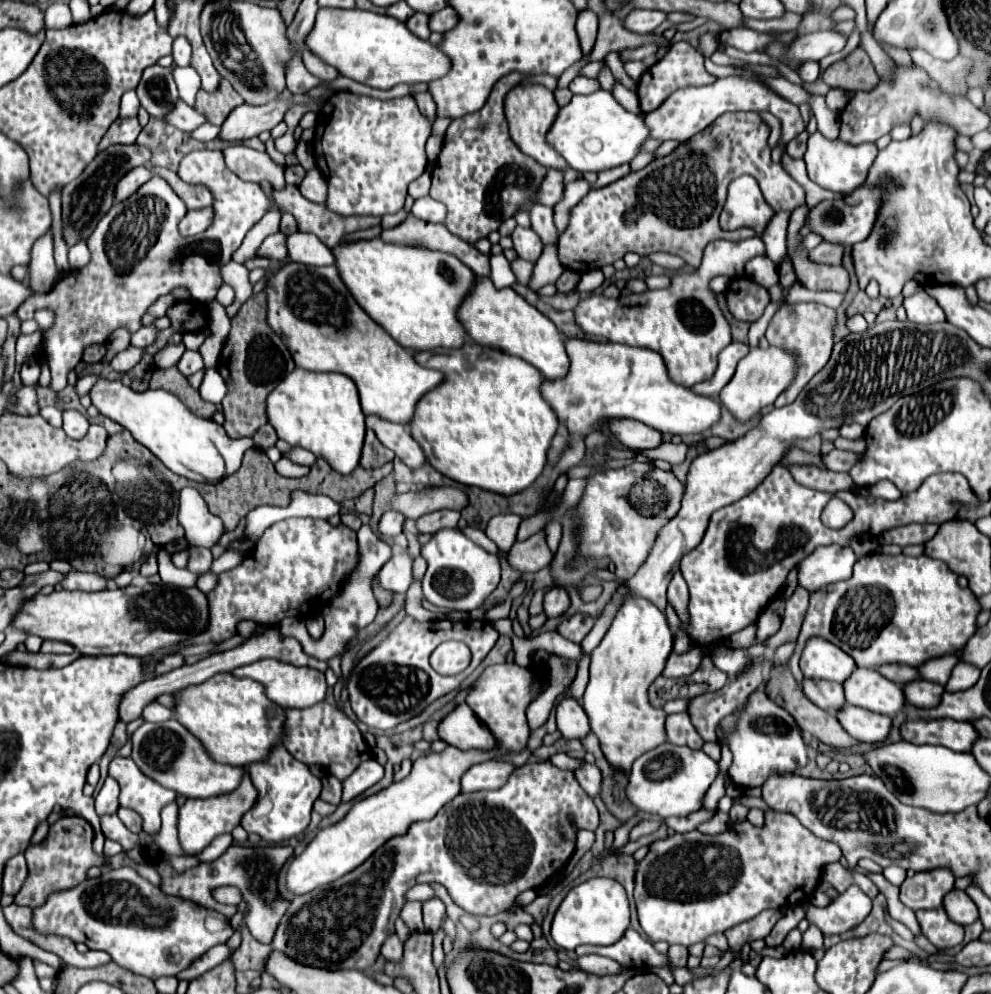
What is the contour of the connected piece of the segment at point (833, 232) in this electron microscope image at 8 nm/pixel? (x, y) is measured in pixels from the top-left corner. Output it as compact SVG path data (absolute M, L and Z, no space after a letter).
M860 187L860 189L852 191L850 195L846 195L844 199L832 199L832 201L826 199L826 201L820 201L818 205L810 207L808 215L806 215L806 227L812 233L820 235L822 241L852 247L854 243L860 243L860 241L864 241L864 237L868 237L878 209L880 209L880 189Z

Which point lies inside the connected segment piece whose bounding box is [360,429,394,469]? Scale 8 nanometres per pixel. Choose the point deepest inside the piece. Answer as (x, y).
(374, 455)

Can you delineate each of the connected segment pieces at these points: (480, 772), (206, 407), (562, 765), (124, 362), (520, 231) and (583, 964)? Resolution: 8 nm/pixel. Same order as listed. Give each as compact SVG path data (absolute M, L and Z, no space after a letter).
M486 761L470 767L462 777L462 791L486 791L486 789L500 789L508 777L516 771L514 763L506 761Z
M176 367L156 369L150 379L150 387L174 393L194 414L200 417L212 418L217 411L214 404L204 401L200 393L188 385L188 379L184 379Z
M556 753L550 757L550 763L556 765L558 769L576 769L576 765L580 765L580 759L572 759L572 757L564 757L564 753Z
M128 347L128 349L124 349L124 351L120 351L112 361L110 361L110 367L114 369L114 371L118 371L118 373L126 373L126 371L130 371L140 359L142 359L142 349L136 349L136 347Z
M516 227L512 233L512 241L514 241L514 249L516 249L518 257L524 261L536 263L538 257L542 255L542 241L536 237L536 233L532 229Z
M584 955L578 959L578 965L580 969L584 969L586 973L592 973L592 975L616 975L616 973L622 973L622 965L608 959L608 957L600 957L600 955Z

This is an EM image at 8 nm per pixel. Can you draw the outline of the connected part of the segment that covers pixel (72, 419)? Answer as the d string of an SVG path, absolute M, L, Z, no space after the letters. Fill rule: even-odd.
M64 409L64 431L72 439L82 439L88 431L88 419L74 409Z

